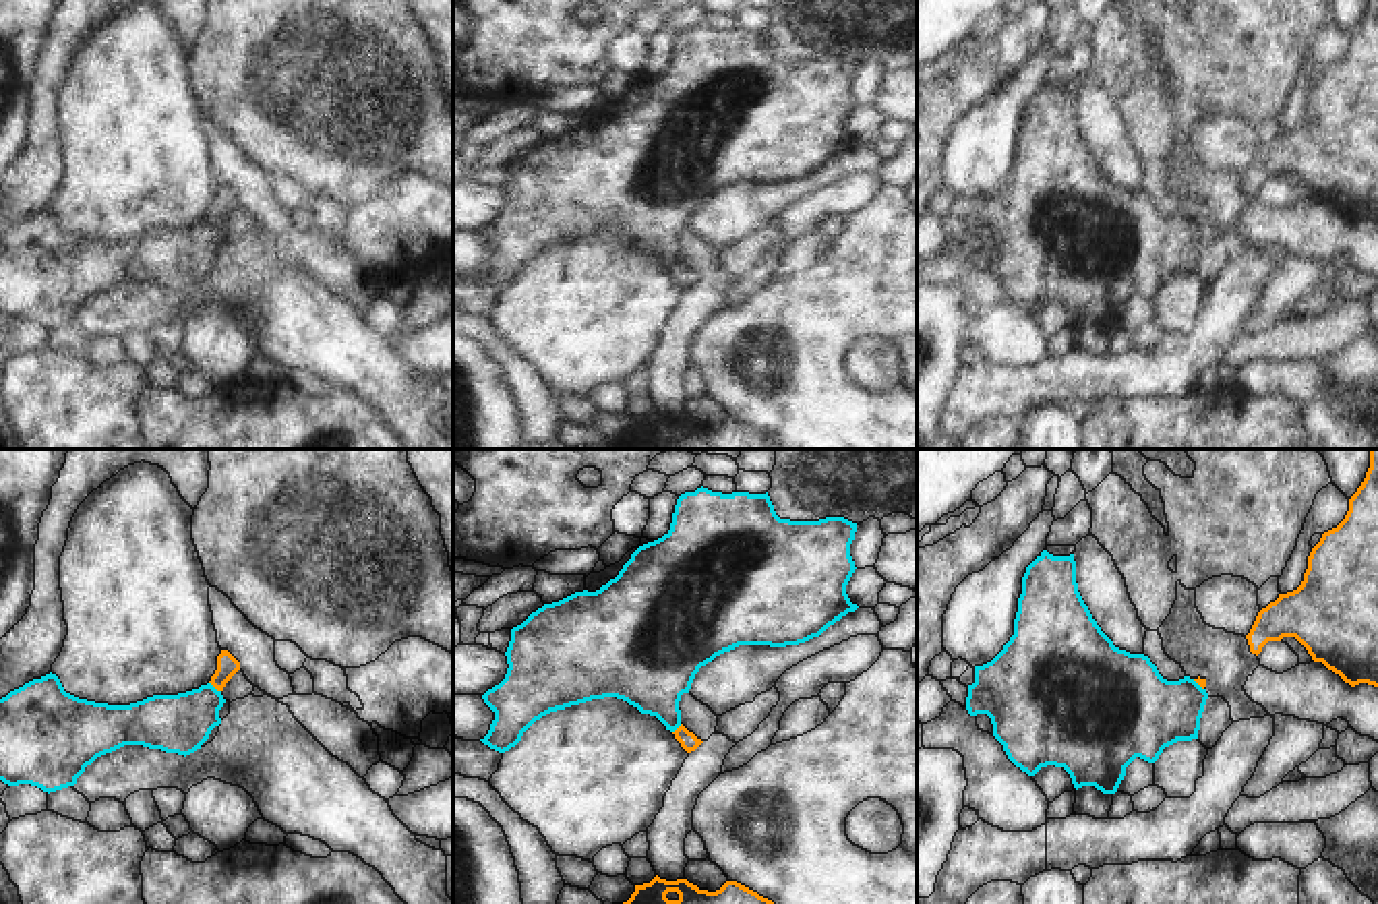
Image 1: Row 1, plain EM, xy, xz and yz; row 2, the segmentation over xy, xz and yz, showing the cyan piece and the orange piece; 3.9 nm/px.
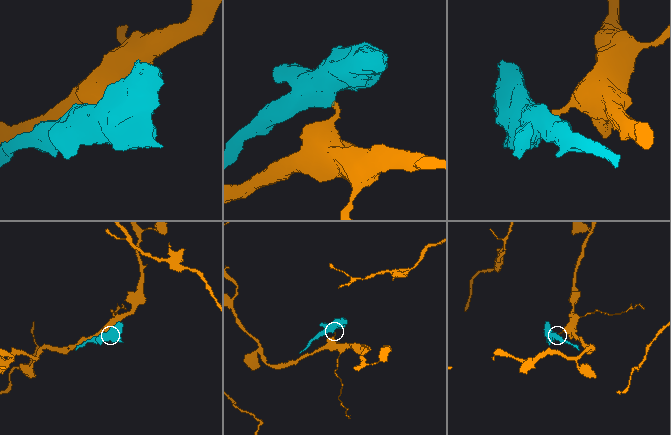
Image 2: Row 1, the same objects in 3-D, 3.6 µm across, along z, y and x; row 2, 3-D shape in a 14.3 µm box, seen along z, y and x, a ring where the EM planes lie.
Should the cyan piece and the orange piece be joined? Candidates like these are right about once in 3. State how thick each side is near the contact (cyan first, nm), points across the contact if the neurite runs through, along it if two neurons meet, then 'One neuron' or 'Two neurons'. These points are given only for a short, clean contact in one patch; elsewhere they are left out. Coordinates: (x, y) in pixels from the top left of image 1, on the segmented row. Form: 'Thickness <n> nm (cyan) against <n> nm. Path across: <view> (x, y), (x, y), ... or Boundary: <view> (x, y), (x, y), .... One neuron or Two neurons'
Thickness 220 nm (cyan) against 80 nm. Boundary: xy (210, 681), (220, 691). Two neurons

